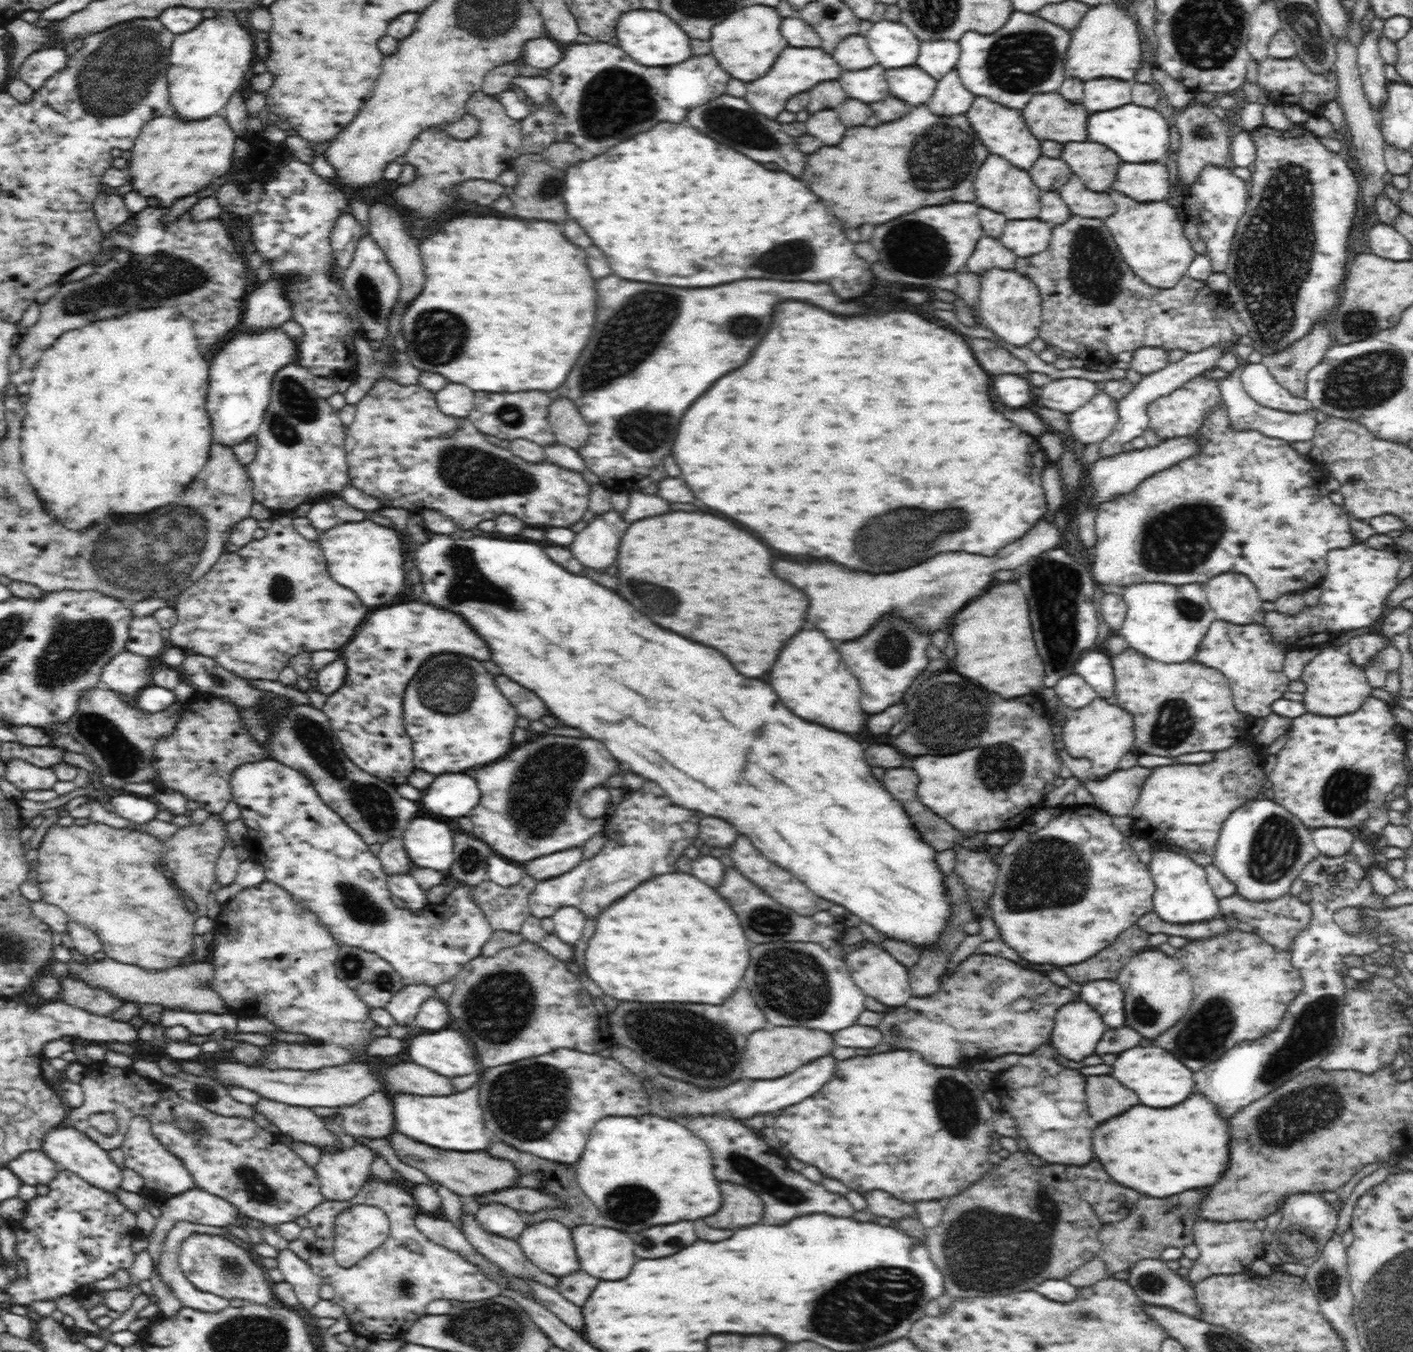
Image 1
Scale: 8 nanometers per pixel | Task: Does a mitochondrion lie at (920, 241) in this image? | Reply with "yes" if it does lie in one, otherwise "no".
yes

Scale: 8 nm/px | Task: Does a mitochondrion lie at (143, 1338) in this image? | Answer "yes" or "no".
no

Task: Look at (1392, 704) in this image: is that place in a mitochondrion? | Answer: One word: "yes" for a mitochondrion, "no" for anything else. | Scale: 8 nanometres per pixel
no

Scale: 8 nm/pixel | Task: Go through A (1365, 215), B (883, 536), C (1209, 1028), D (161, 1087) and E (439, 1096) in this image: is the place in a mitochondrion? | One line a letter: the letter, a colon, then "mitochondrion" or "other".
A: other
B: mitochondrion
C: mitochondrion
D: other
E: other

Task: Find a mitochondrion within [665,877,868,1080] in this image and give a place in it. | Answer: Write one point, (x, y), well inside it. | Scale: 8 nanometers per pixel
(792, 979)

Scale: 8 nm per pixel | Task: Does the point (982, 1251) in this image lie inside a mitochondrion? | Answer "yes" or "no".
yes

